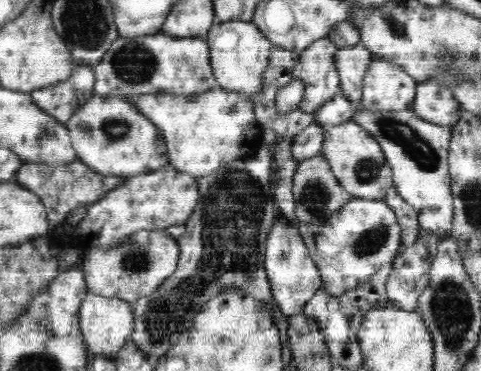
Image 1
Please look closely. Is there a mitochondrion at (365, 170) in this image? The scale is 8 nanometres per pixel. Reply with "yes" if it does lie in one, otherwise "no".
yes

